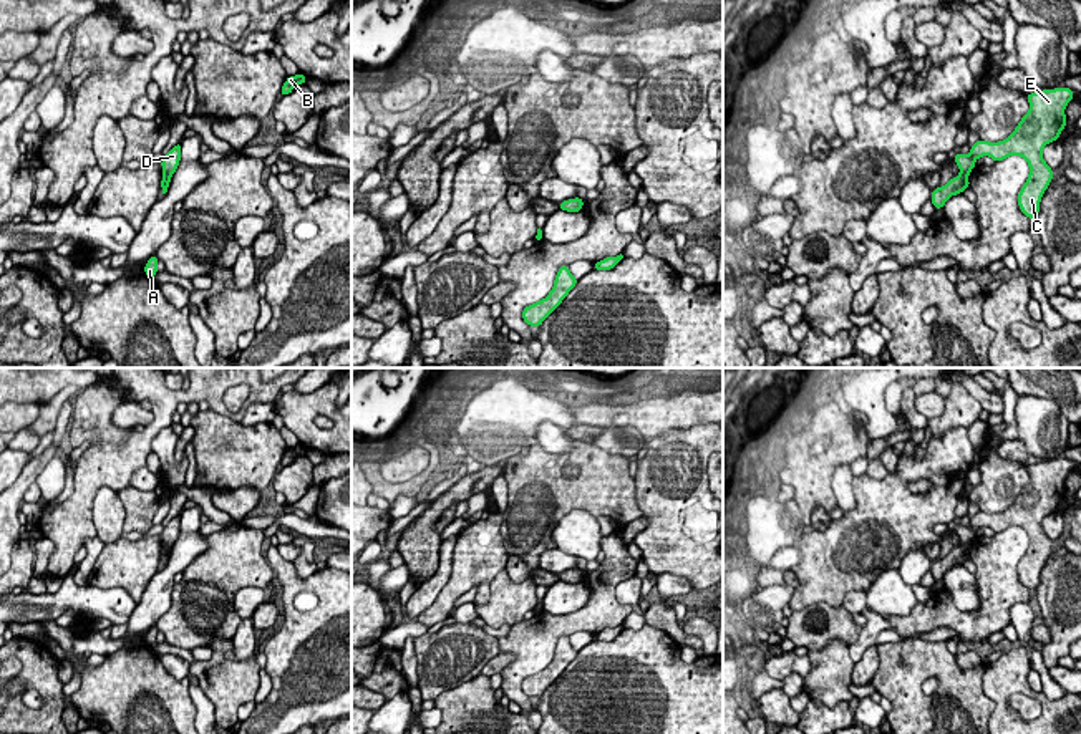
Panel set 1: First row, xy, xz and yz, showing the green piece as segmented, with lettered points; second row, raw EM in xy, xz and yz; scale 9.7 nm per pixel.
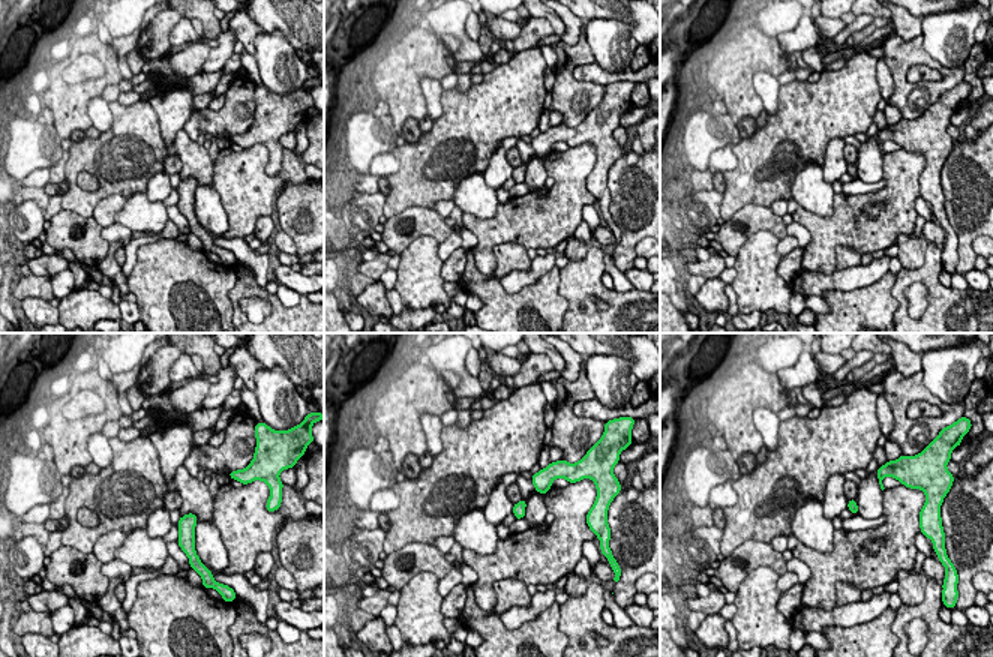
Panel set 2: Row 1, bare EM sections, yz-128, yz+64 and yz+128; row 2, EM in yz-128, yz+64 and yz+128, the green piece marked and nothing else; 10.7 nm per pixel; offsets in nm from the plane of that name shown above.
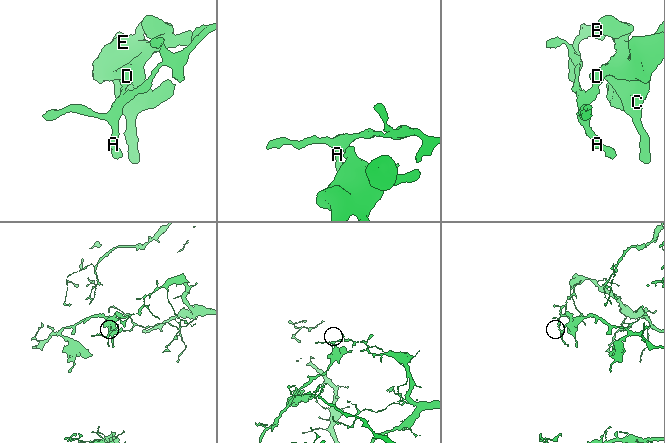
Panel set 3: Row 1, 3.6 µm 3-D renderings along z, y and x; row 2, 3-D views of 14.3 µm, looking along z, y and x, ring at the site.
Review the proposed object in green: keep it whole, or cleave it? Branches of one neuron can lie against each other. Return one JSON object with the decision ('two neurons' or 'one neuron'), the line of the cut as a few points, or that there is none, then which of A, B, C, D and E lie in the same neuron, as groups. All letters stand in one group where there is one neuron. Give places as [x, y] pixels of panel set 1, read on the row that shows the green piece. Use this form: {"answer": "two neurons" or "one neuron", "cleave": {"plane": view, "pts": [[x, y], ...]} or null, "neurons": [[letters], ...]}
{"answer": "two neurons", "cleave": {"plane": "yz", "pts": [[960, 173], [967, 176]]}, "neurons": [["A", "B"], ["C", "D", "E"]]}

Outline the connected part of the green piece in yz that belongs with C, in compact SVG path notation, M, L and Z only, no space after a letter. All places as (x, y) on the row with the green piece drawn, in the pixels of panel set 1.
M1064 86L1026 94L1030 109L1005 141L978 139L970 146L968 156L958 152L953 157L960 174L968 176L977 164L975 161L982 156L988 156L995 162L1010 156L1021 156L1028 162L1030 174L1018 192L1018 207L1035 222L1040 214L1041 197L1053 181L1053 169L1041 152L1046 144L1061 139L1059 134L1066 128L1064 109L1073 98L1074 91Z

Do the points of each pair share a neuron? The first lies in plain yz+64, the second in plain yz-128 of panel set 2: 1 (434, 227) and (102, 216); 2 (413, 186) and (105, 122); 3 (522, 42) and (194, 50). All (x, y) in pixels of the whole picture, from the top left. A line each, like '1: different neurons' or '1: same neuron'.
1: different neurons
2: different neurons
3: same neuron

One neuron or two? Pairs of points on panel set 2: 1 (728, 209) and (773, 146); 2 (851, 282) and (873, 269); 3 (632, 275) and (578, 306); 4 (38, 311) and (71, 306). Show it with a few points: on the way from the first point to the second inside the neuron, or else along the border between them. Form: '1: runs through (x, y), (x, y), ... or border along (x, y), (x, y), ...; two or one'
1: runs through (740, 194), (765, 168), (768, 161); one
2: runs through (857, 276), (867, 275); one
3: border along (633, 287), (644, 293); two
4: border along (56, 308), (59, 317); two

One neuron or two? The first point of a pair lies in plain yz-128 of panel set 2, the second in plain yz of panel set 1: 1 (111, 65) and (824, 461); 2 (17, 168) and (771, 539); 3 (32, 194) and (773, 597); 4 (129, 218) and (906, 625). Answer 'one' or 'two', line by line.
1: one
2: one
3: two
4: two

